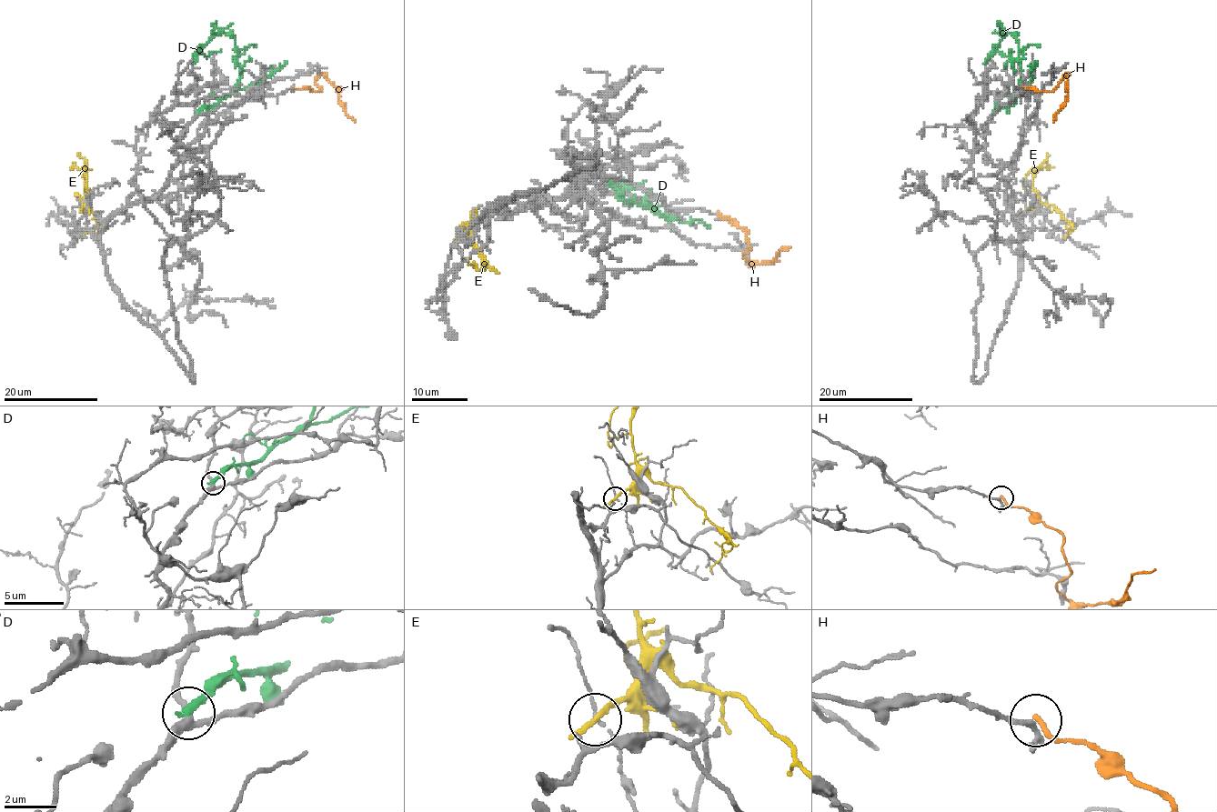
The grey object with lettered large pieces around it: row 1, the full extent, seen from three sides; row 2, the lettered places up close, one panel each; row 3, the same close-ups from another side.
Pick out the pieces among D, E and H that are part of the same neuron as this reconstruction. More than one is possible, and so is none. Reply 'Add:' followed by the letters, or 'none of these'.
Add: none of these

